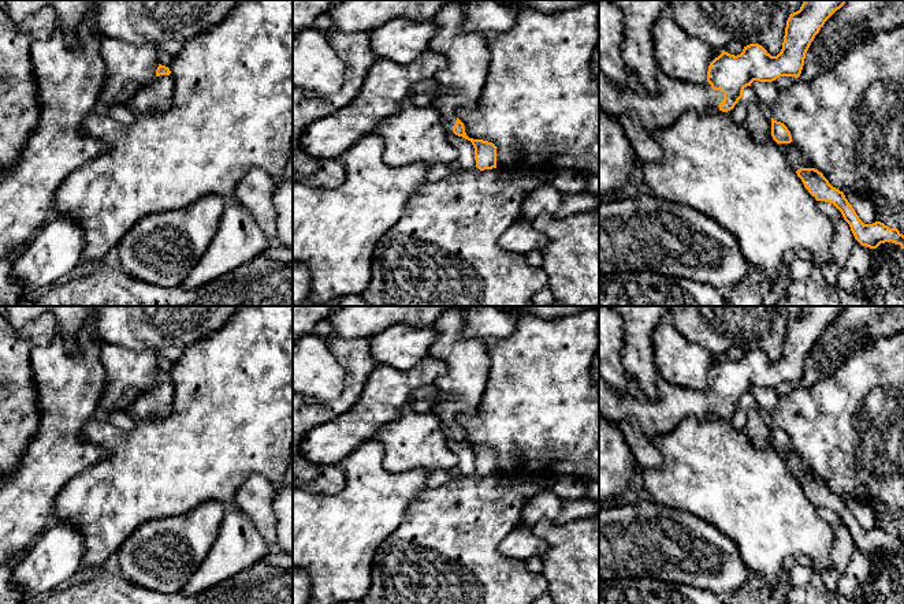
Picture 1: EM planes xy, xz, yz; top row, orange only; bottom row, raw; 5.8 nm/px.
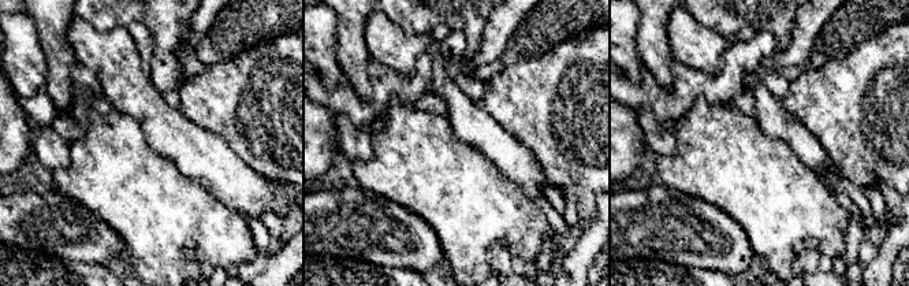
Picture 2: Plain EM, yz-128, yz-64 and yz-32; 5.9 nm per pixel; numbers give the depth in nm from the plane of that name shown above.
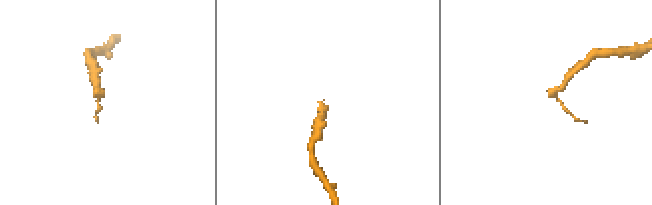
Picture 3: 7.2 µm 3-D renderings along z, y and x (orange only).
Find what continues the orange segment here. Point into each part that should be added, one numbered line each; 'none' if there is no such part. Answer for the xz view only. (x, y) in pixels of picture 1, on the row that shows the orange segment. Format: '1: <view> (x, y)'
1: xz (461, 82)

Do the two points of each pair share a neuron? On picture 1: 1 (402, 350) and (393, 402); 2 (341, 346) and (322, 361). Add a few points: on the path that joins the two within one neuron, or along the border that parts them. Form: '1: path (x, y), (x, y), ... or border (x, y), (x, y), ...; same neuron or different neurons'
1: border (427, 355), (406, 369), (379, 365); different neurons
2: border (326, 340), (343, 371), (345, 381); different neurons

